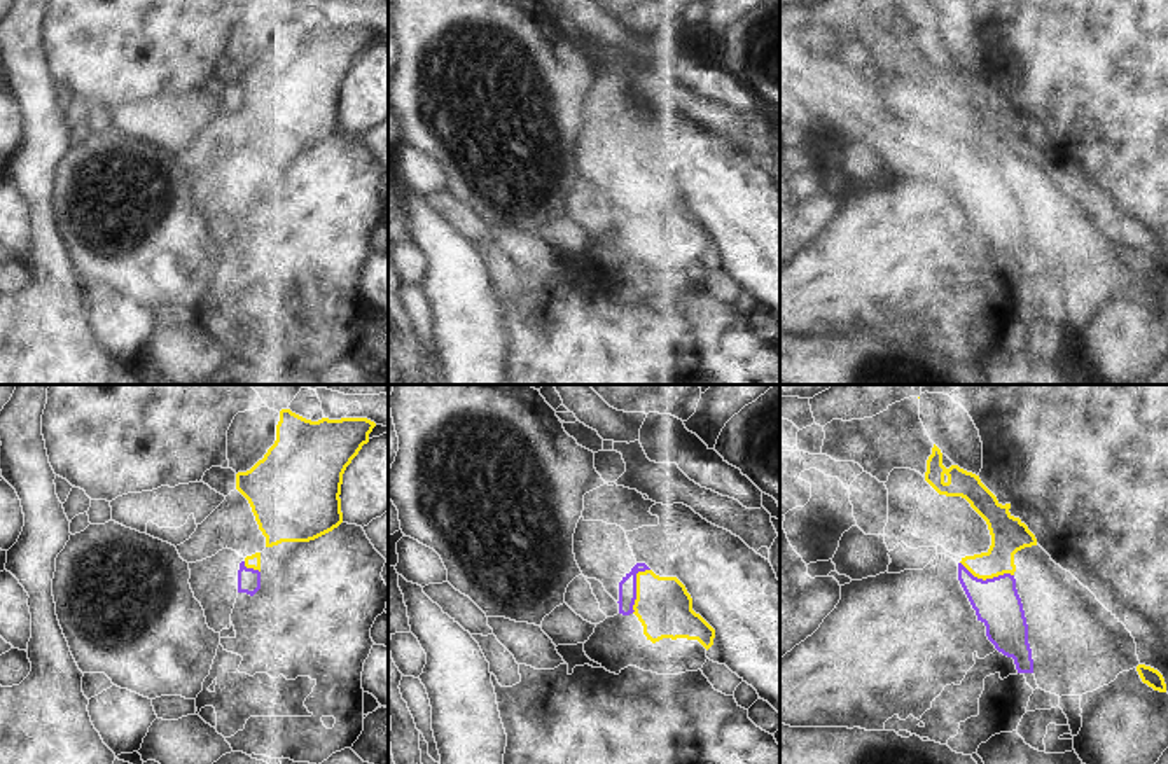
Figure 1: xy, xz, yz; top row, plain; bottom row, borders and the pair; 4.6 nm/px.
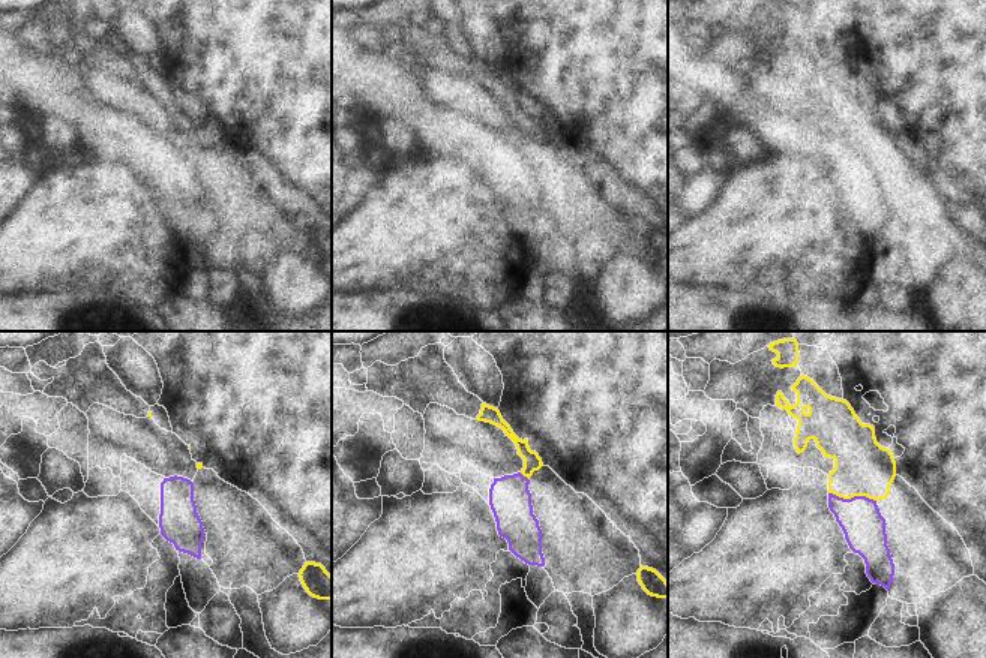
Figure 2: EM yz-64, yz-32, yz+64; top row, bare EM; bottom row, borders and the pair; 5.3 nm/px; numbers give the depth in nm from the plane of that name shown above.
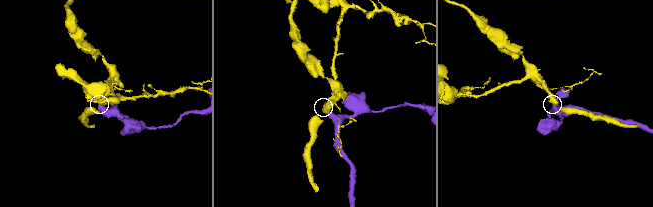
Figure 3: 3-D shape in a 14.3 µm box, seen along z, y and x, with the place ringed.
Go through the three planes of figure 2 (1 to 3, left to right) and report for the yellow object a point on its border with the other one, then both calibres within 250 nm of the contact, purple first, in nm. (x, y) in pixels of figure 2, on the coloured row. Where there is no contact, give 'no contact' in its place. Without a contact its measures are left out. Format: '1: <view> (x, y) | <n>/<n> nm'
1: no contact
2: yz-32 (523, 475) | 220/100 nm
3: yz+64 (853, 498) | 220/300 nm

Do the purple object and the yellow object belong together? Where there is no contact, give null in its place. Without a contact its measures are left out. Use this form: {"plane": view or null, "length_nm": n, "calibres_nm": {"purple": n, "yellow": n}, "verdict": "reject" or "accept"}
{"plane": "yz", "length_nm": 260, "calibres_nm": {"purple": 220, "yellow": 160}, "verdict": "reject"}

